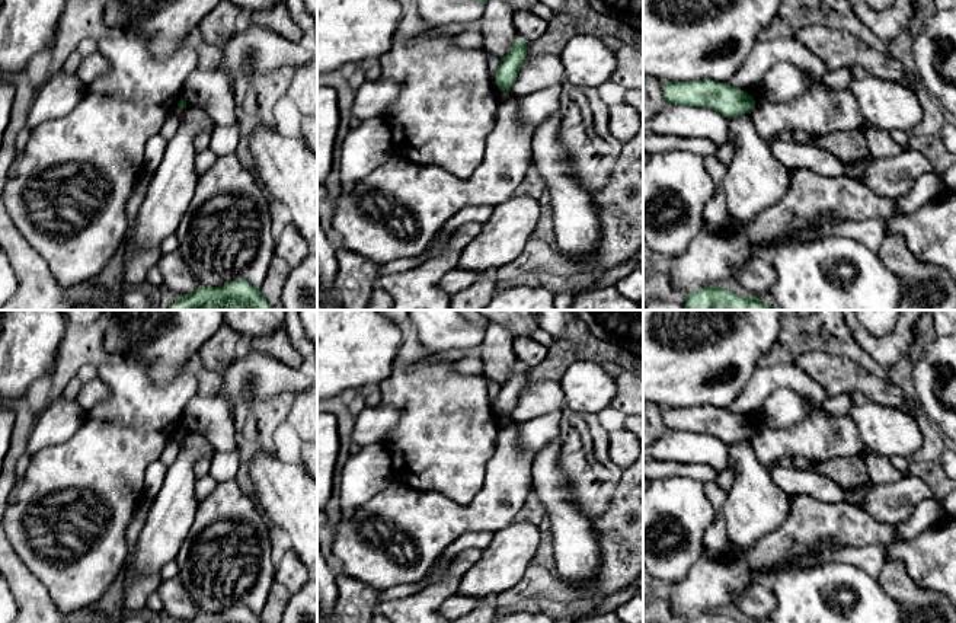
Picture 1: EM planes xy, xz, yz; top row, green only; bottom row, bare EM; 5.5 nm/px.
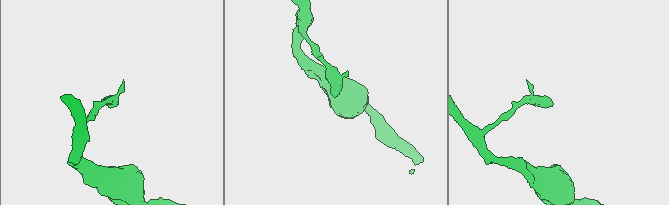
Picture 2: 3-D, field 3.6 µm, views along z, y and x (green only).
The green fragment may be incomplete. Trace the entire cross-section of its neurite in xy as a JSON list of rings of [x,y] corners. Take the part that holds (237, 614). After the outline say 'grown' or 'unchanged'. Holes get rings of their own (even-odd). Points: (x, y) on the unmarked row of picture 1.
[[[236,606],[220,613],[199,613],[191,620],[182,623],[263,623],[259,614],[247,607]]]; unchanged

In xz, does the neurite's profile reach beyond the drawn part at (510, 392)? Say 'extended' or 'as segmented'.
as segmented

